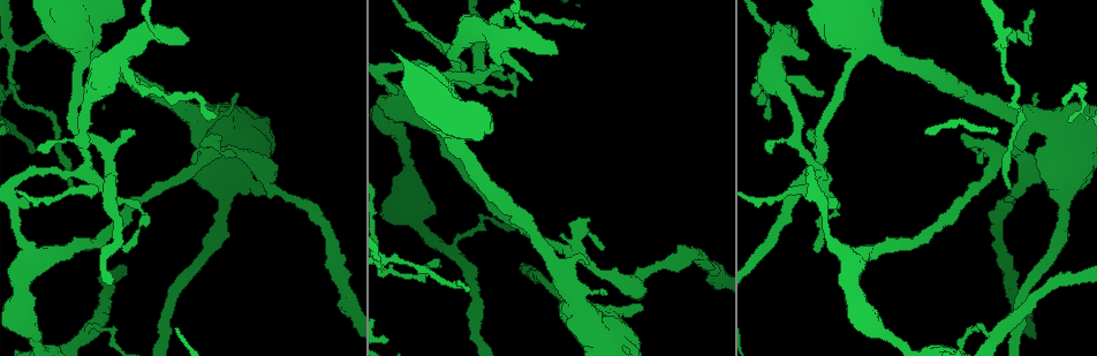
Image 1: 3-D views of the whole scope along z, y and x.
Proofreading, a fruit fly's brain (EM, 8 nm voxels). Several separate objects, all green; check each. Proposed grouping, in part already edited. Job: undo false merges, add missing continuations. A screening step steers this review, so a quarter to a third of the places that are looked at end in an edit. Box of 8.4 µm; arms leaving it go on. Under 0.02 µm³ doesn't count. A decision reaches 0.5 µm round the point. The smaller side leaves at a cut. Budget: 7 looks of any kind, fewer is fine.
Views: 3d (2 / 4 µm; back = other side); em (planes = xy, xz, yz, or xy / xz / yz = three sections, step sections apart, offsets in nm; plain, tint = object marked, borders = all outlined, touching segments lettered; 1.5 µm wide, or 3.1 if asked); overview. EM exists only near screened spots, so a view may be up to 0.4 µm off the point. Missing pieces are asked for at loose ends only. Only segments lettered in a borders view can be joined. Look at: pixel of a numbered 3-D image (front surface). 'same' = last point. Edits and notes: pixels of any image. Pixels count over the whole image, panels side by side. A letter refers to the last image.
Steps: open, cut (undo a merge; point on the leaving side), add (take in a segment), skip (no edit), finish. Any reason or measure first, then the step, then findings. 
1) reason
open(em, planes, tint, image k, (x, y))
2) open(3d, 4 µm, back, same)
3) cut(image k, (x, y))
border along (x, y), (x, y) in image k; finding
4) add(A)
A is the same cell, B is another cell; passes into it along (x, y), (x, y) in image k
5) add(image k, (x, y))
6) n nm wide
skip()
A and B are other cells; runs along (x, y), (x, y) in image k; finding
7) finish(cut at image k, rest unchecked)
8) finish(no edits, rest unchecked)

an open end
open(3d, 2 µm, image 1, (440, 267))

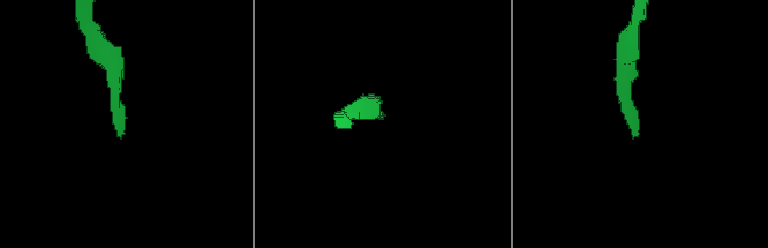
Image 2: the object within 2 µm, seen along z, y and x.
open(em, yz, step 4, borders, image 2, (384, 116))

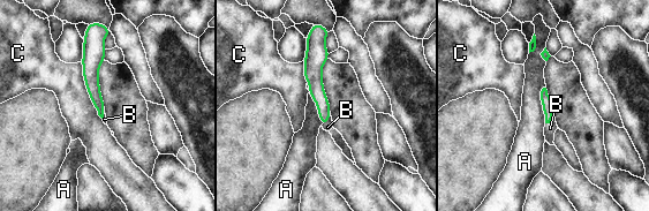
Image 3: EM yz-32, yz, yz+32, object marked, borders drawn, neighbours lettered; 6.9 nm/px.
add(B)
B is the same cell, A and C are other cells; passes into it along (316, 90), (329, 119), (327, 127) in image 3; the cell continues

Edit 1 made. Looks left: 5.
an open end
open(em, yz, step 8, borders, image 1, (1038, 93))

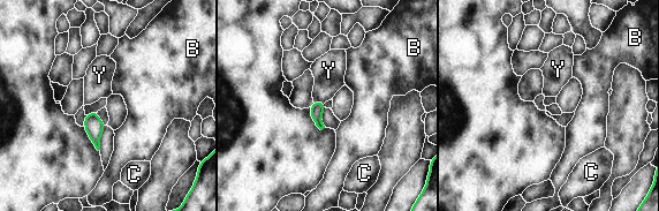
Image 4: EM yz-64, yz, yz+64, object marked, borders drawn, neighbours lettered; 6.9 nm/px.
Y touches over 80 nm
skip()
B, C and Y are other cells; border along (324, 102), (313, 103) in image 4; no lettered segment goes on from it

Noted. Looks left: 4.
abrupt turn
open(3d, 4 µm, image 1, (125, 68))

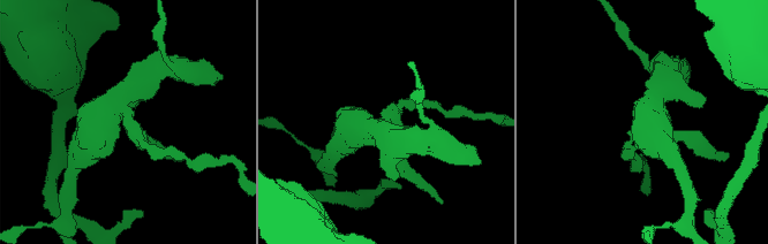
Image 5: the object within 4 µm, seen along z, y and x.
now the EM
open(em, xz, step 8, tint, image 5, (124, 121))

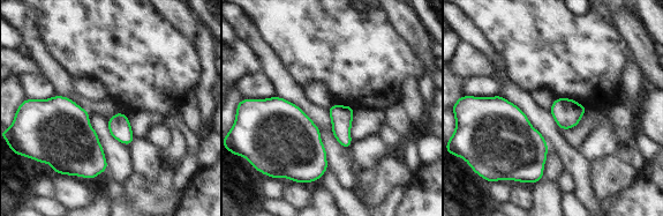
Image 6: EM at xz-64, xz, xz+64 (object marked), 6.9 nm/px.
cut it another way
open(em, planes, borders, same)

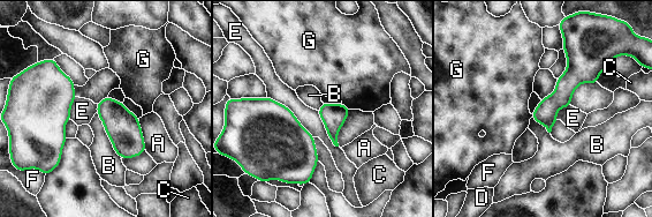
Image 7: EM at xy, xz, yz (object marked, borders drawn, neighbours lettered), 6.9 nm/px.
skip()
A, B, C, D, E, F and G are other cells; runs along (568, 46), (573, 77), (548, 107), (548, 126) in image 7; continuous, no second cell

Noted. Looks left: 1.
finish(add at image 3, rest unchecked)

